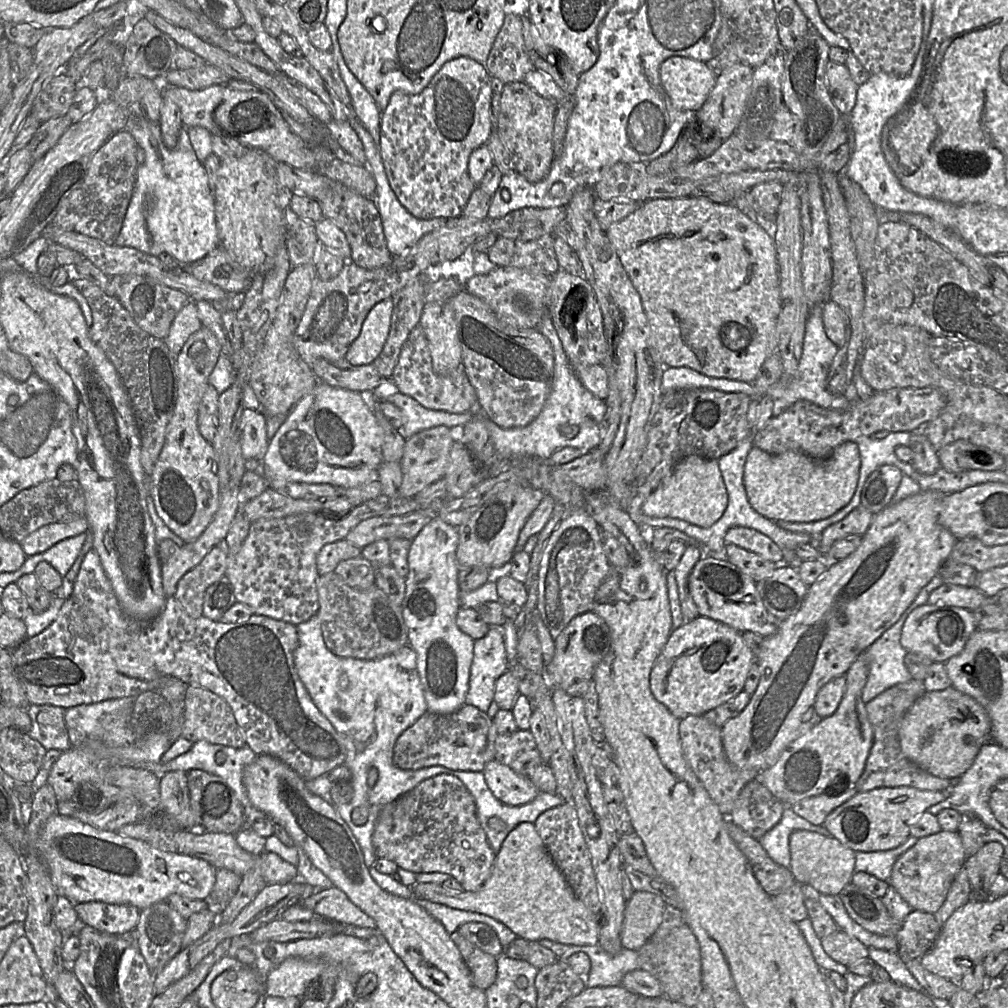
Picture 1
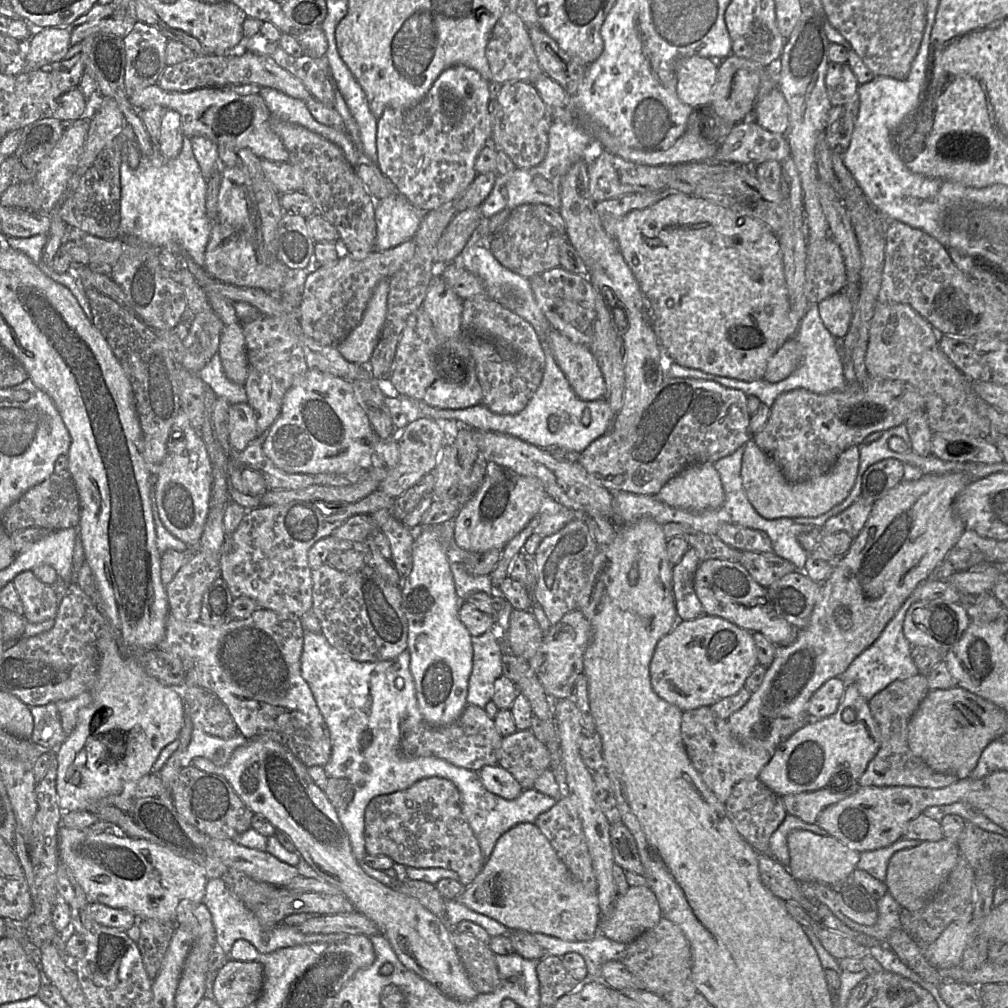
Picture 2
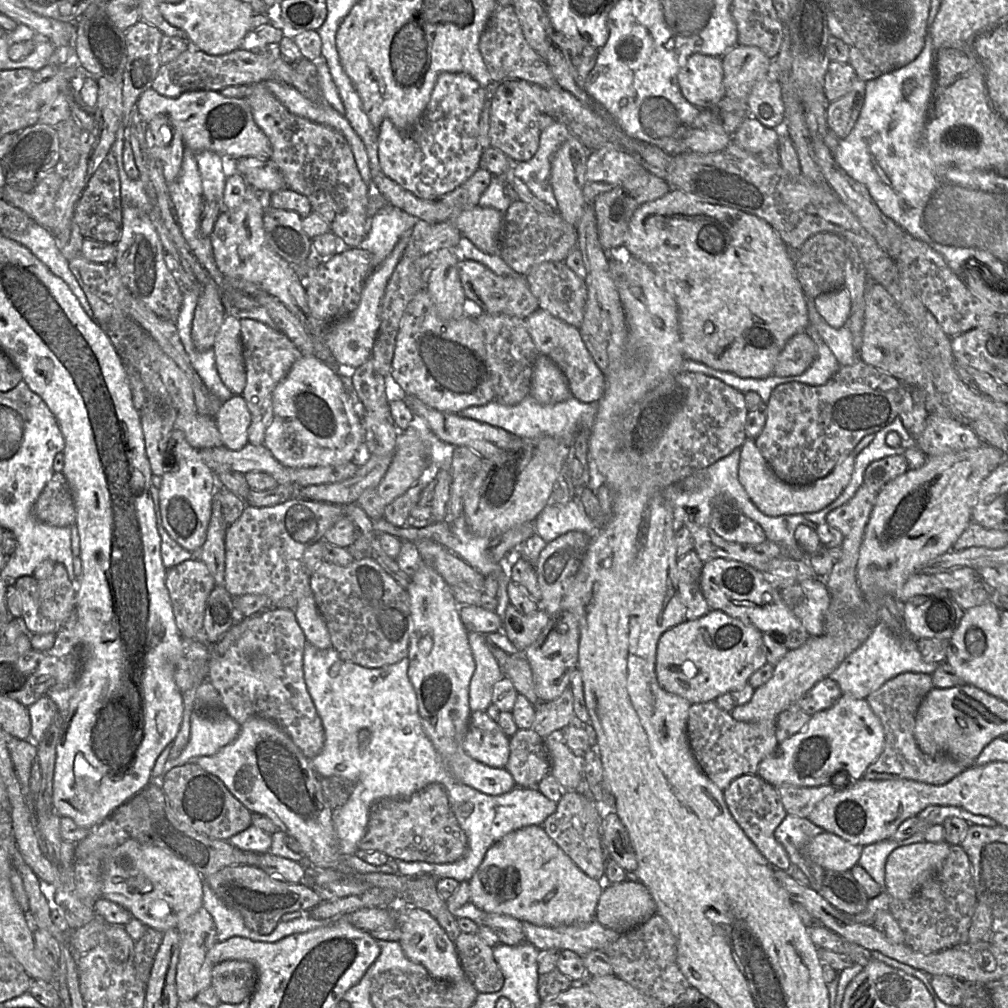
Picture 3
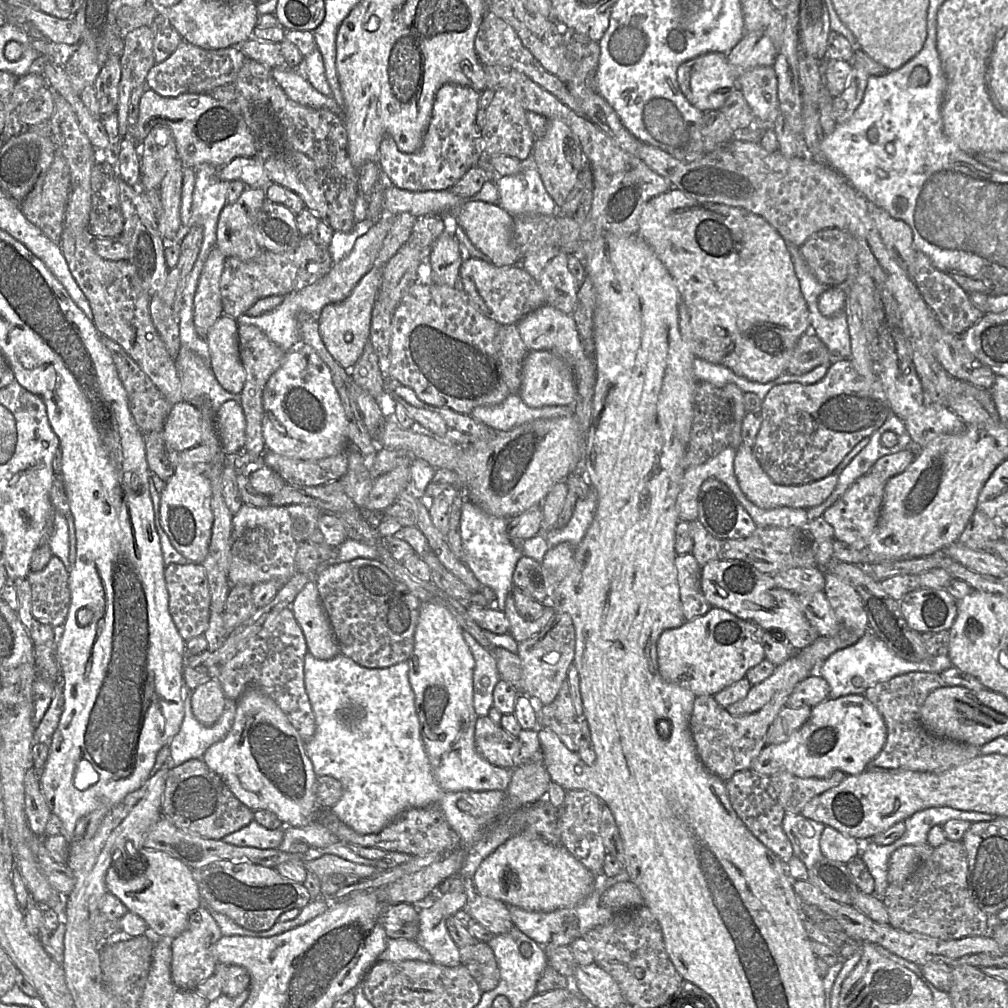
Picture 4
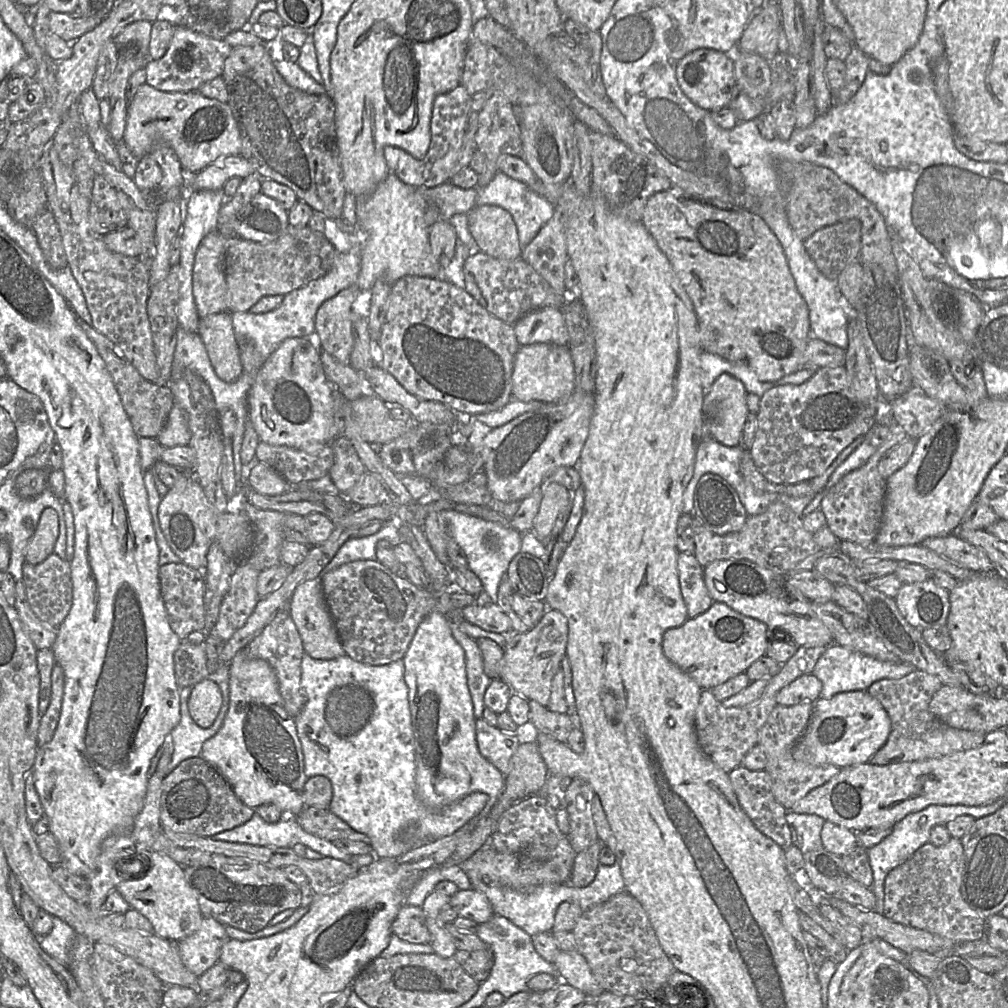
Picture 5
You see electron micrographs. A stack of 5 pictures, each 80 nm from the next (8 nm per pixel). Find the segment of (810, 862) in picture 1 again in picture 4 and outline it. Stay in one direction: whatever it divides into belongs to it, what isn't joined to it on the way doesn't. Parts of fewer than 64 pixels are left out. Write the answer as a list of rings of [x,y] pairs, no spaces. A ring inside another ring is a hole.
[[[825,826],[819,845],[826,858],[842,863],[847,863],[859,854],[858,839],[843,834],[830,826]]]

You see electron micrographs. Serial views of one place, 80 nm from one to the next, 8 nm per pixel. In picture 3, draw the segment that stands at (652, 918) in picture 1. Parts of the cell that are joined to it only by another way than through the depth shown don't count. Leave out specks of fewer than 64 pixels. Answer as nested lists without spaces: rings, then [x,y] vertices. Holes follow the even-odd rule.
[[[623,881],[603,889],[596,908],[596,920],[622,934],[643,924],[656,913],[655,901],[644,884]]]

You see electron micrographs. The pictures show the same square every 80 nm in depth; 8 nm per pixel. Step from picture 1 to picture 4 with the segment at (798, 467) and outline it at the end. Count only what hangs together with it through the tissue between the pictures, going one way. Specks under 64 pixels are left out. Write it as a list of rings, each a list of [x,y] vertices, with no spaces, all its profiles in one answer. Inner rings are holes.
[[[744,444],[737,448],[734,459],[734,471],[738,484],[747,499],[759,508],[767,510],[778,507],[809,509],[818,506],[833,492],[839,477],[839,474],[832,473],[820,480],[798,486],[775,484],[761,468],[752,447]]]

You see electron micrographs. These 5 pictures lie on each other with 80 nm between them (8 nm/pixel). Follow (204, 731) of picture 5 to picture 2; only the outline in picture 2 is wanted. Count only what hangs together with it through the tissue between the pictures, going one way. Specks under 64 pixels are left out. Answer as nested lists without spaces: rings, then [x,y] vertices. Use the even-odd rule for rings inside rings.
[[[193,727],[190,743],[180,759],[181,768],[192,765],[192,761],[196,757],[212,760],[219,752],[223,752],[223,759],[219,761],[219,766],[223,766],[228,762],[234,750],[245,744],[246,741],[240,732],[230,738],[223,739]]]

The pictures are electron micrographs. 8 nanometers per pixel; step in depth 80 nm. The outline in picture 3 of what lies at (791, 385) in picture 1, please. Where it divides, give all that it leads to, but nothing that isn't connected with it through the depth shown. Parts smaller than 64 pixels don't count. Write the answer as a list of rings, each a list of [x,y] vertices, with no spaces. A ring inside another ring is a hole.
[[[808,324],[804,332],[814,341],[817,355],[810,367],[801,375],[777,377],[777,383],[802,383],[809,386],[820,386],[827,383],[839,370],[840,364],[832,351],[822,340],[818,331],[812,324]]]

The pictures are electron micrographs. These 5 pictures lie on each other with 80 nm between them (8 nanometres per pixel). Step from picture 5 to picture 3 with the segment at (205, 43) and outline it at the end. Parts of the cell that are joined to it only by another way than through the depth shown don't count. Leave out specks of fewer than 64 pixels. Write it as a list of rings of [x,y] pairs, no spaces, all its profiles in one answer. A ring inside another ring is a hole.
[[[189,45],[176,59],[160,66],[152,88],[165,97],[176,98],[189,91],[219,92],[227,86],[252,85],[272,79],[276,76],[260,53],[238,48],[227,54],[209,55]]]

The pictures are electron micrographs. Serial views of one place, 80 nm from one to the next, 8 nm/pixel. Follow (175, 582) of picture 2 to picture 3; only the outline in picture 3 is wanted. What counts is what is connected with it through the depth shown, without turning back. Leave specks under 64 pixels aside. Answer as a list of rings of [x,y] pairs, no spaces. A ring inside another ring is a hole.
[[[188,559],[167,569],[166,588],[171,599],[176,625],[184,639],[193,639],[203,631],[206,602],[214,586],[213,576],[200,559]]]

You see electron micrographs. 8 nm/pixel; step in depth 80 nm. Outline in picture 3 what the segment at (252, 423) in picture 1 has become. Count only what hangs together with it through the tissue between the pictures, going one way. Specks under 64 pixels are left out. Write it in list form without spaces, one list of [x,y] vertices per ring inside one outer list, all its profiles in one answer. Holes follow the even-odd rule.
[[[234,395],[222,403],[214,421],[223,446],[239,450],[248,443],[251,414],[241,395]]]

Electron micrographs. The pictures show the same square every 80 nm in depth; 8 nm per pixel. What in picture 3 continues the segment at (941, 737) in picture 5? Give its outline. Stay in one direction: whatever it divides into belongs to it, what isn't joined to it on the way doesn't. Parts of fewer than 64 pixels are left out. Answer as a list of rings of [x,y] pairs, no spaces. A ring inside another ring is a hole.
[[[905,672],[888,680],[866,698],[874,713],[882,722],[885,732],[885,745],[879,757],[866,769],[864,779],[910,779],[933,785],[943,785],[966,769],[948,754],[928,755],[924,753],[915,740],[916,714],[923,698],[932,688],[934,686],[930,674]]]

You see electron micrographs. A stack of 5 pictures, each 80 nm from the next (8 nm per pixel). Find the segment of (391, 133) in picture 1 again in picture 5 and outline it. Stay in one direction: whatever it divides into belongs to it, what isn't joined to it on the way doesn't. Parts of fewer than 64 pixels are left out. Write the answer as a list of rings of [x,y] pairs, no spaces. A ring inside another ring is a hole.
[[[457,86],[449,92],[438,95],[432,107],[430,122],[430,144],[426,155],[417,159],[393,146],[384,148],[384,157],[390,174],[397,176],[402,182],[415,187],[436,187],[451,179],[451,171],[456,163],[462,140],[471,113],[472,96],[464,86]]]

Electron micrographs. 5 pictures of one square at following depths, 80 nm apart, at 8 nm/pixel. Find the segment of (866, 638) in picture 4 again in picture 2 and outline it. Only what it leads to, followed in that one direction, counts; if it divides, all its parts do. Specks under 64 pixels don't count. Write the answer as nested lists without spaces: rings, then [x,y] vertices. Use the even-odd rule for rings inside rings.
[[[918,586],[912,595],[904,602],[898,612],[886,625],[877,640],[860,653],[849,665],[846,671],[840,675],[845,685],[855,684],[862,697],[869,701],[875,694],[886,688],[896,680],[906,679],[919,673],[912,657],[912,645],[903,633],[905,615],[910,606],[920,600]]]

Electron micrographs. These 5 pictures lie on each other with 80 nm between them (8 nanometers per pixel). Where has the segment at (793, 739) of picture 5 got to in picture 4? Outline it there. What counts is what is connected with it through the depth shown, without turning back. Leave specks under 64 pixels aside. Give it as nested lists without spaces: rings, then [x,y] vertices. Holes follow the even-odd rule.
[[[786,705],[783,707],[768,729],[767,745],[777,745],[787,741],[810,718],[811,711],[812,708],[808,706],[792,708]],[[782,771],[770,778],[785,811],[800,814],[812,798],[837,786],[845,776],[844,772],[835,771],[823,778],[801,778]]]

